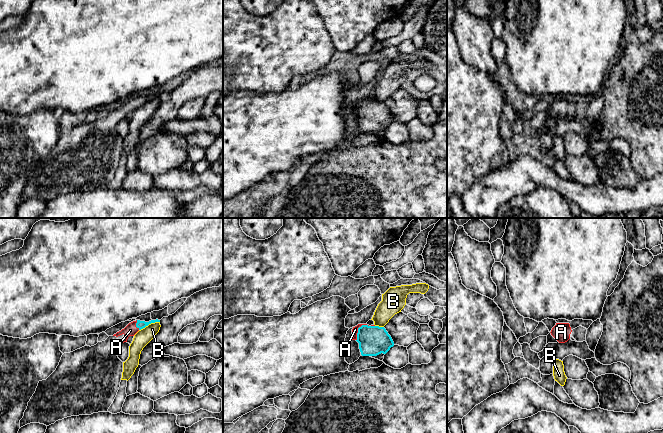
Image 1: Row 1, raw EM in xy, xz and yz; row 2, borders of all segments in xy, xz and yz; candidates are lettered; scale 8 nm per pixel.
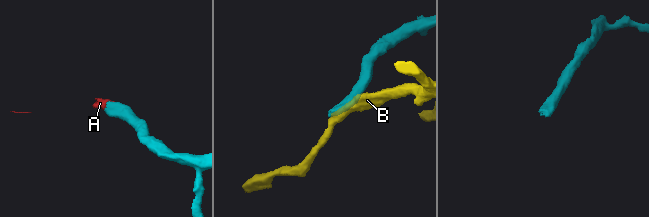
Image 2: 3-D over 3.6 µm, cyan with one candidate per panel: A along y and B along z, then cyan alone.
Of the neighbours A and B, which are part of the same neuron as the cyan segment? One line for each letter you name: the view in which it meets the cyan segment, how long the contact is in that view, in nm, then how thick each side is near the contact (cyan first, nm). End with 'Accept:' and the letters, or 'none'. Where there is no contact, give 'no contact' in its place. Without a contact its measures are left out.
A: contact in xz; length 160 nm; calibres 240 and 50 nm
Accept: A

